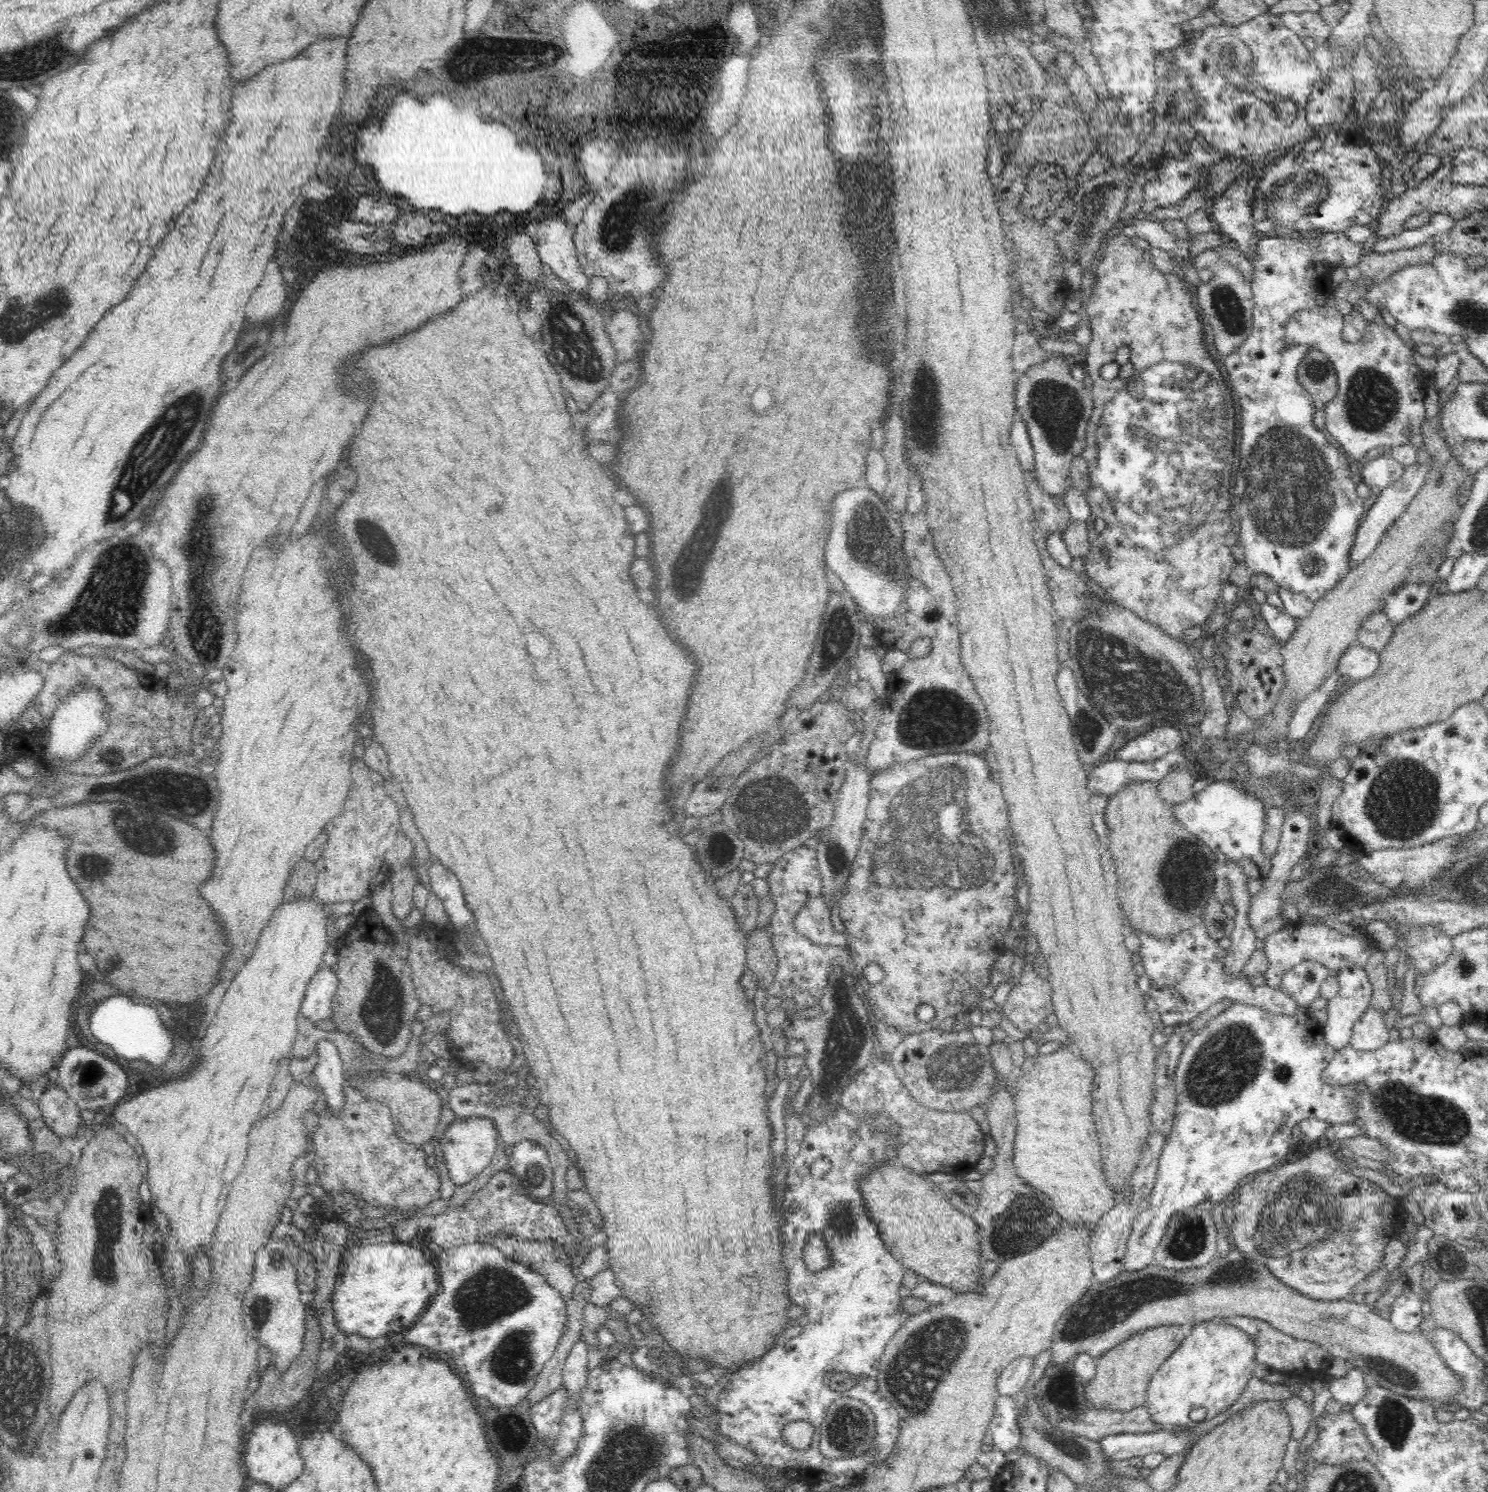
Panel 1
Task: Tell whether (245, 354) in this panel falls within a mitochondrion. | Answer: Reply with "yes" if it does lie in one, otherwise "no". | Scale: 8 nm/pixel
yes

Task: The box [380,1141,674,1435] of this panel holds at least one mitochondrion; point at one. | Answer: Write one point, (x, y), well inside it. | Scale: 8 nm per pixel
(490, 1294)

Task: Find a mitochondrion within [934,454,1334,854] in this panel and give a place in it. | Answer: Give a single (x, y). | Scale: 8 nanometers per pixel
(1143, 688)

